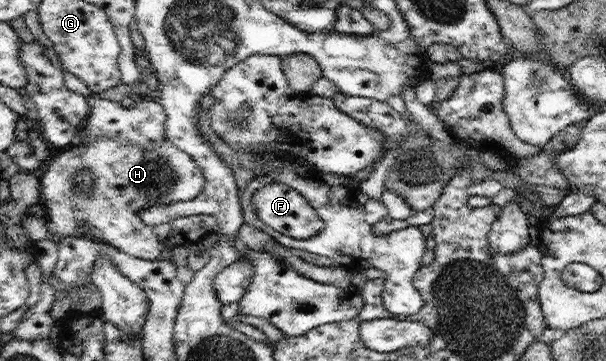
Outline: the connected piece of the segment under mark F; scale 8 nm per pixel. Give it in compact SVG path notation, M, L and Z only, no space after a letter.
M281 182L264 184L262 188L255 192L251 202L257 217L270 229L274 229L285 236L306 240L306 238L319 234L323 229L323 220L314 208L295 188L287 184Z

